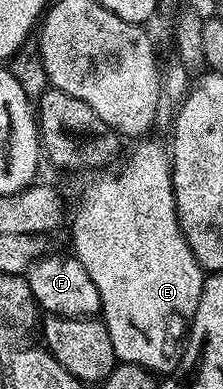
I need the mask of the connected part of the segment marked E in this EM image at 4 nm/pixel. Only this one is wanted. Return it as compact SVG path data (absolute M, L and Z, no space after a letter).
M151 137L136 143L139 144L120 165L119 175L107 169L92 174L92 179L84 185L79 204L69 215L70 250L73 258L85 265L85 273L89 273L93 285L97 285L97 293L101 295L101 318L109 329L109 341L113 341L116 360L132 363L152 373L170 373L179 365L181 344L201 301L205 272L197 257L193 257L193 249L189 249L179 228L171 184L171 160L164 144L162 147L154 143Z

